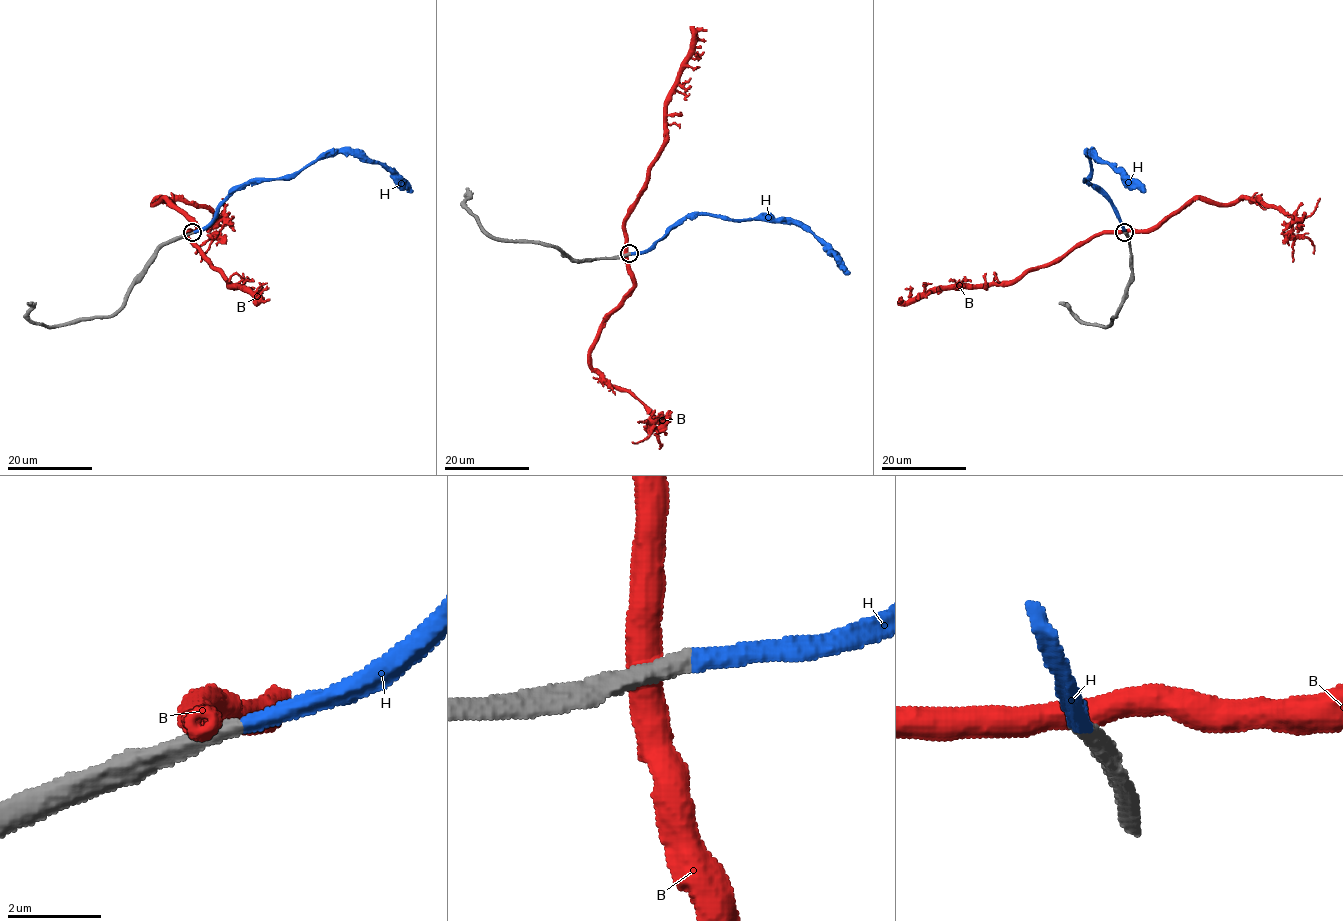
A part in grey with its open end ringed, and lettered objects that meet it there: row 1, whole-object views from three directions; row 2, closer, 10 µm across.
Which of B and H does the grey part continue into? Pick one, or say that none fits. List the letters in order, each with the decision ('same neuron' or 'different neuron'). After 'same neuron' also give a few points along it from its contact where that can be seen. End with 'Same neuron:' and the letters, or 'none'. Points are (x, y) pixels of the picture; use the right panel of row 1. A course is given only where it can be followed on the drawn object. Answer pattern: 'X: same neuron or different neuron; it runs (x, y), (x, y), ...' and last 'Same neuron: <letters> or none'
B: different neuron
H: same neuron; it runs (1125, 232), (1115, 208), (1085, 179), (1091, 174), (1091, 153), (1111, 163), (1145, 192)
Same neuron: H

